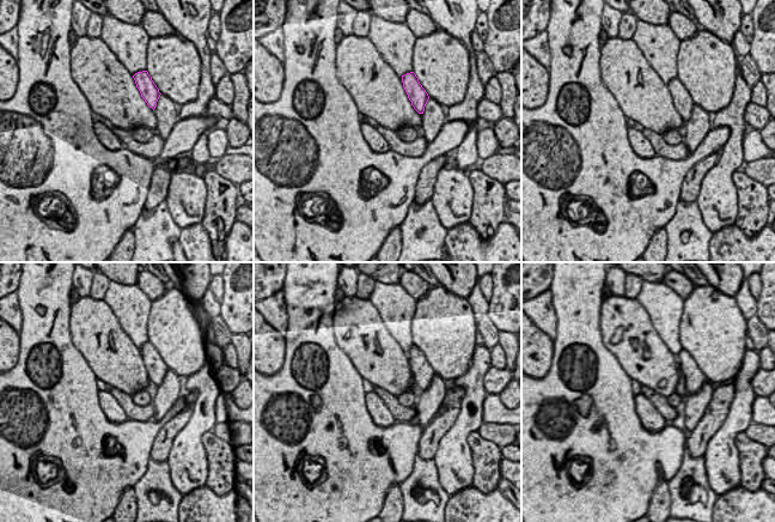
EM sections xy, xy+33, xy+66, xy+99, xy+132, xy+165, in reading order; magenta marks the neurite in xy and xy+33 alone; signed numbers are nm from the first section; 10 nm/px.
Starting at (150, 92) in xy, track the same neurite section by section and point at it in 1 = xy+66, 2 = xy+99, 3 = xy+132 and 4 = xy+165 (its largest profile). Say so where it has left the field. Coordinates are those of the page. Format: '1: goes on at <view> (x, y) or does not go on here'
1: goes on at xy+66 (682, 89)
2: goes on at xy+99 (157, 370)
3: goes on at xy+132 (422, 372)
4: goes on at xy+165 (694, 377)

